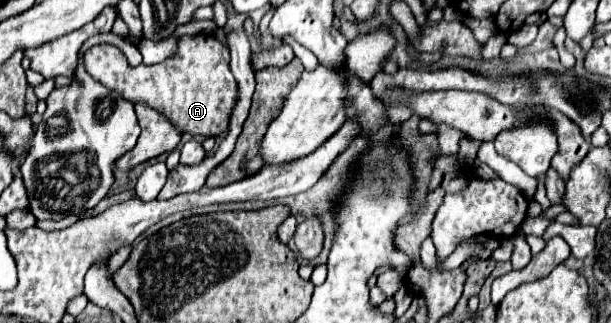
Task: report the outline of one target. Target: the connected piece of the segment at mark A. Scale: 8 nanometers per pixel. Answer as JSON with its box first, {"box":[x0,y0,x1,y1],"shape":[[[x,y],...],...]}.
{"box":[83,34,237,136],"shape":[[[213,34],[181,36],[177,56],[161,64],[129,68],[121,50],[109,44],[93,46],[83,56],[89,74],[113,92],[119,92],[129,102],[145,102],[161,110],[171,122],[189,134],[219,136],[227,130],[225,118],[229,118],[229,106],[237,96],[237,82],[229,70],[229,48],[223,46]]]}

